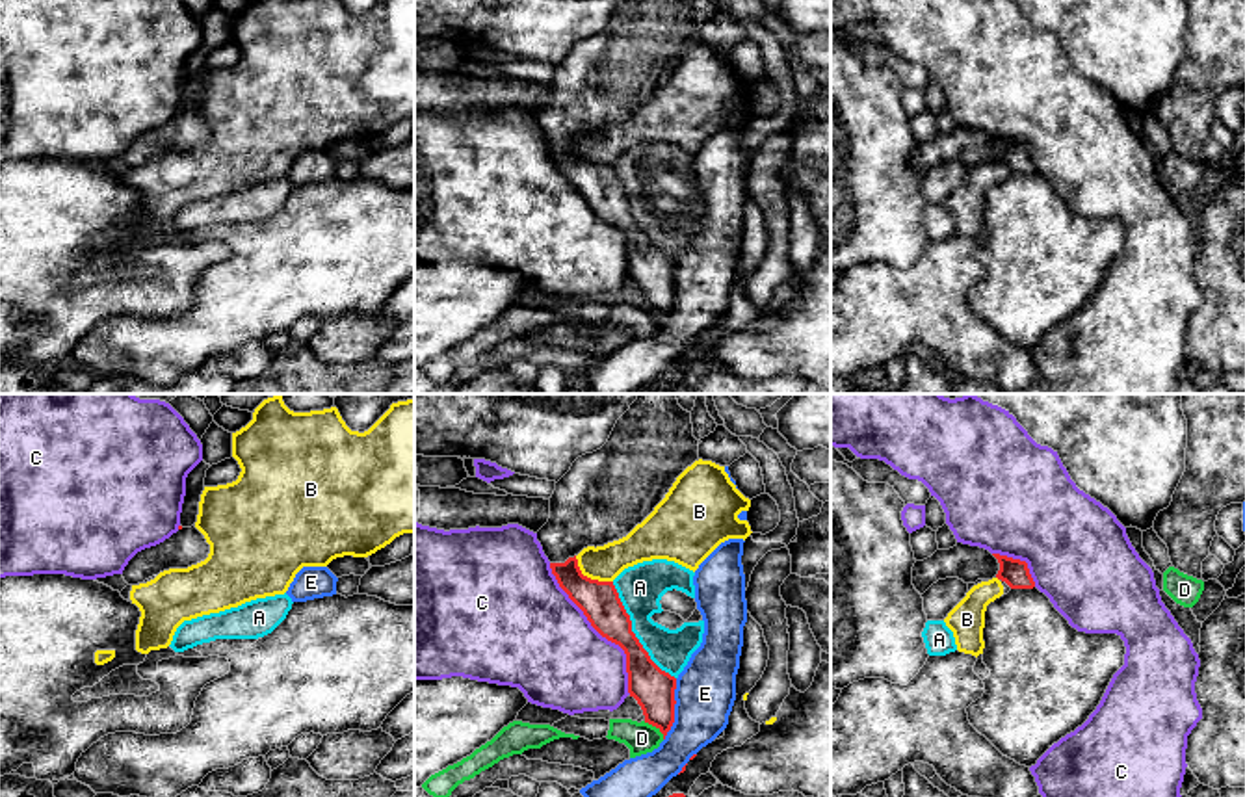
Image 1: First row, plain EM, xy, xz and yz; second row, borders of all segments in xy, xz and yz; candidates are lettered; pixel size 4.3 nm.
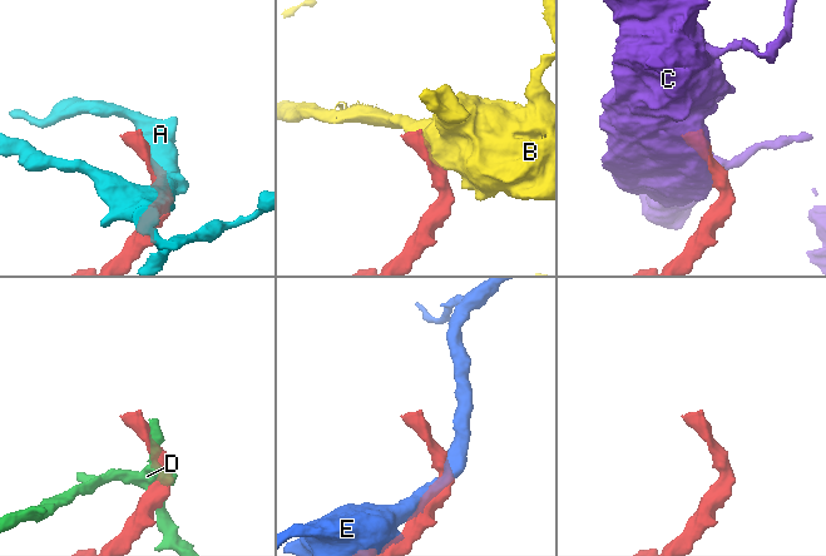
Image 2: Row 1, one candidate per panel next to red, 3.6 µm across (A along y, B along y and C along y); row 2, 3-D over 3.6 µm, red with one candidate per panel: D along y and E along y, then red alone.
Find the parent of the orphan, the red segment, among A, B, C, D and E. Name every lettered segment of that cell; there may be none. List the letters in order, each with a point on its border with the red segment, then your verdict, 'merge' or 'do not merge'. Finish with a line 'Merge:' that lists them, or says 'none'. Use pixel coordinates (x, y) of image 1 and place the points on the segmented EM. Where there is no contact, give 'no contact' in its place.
A: meets red in xz at (632, 632); do not merge
B: meets red in xz at (589, 578); do not merge
C: meets red in xz at (599, 632); do not merge
D: meets red in xz at (655, 725); do not merge
E: meets red in xz at (673, 710); do not merge
Merge: none

